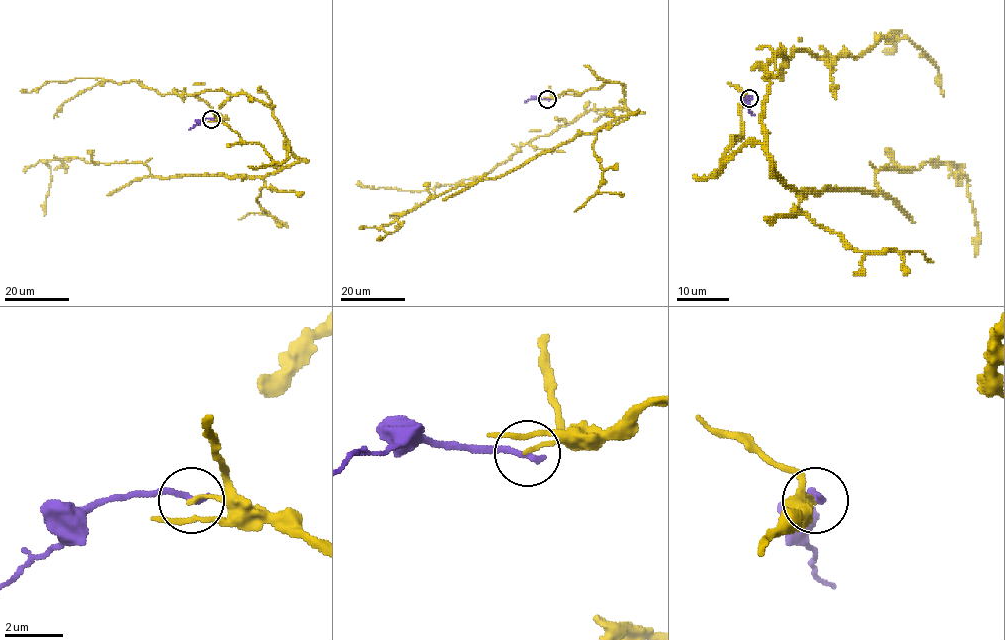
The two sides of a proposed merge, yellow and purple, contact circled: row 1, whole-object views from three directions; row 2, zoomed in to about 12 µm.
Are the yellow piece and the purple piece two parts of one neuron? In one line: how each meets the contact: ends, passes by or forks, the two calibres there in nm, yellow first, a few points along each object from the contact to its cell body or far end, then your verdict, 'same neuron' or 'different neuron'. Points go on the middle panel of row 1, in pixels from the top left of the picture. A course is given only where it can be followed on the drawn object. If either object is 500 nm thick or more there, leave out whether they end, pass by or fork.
yellow ends; purple ends; calibres 130 and 240 nm; course yellow (547, 99), (619, 82), (633, 113), (502, 175), (431, 196), (383, 226), (387, 233), (380, 237); course purple (547, 99), (536, 98), (525, 102); different neuron

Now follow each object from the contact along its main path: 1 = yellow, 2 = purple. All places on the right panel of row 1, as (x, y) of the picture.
1: (749, 98), (720, 169), (759, 143), (794, 191), (873, 194), (881, 169), (953, 164), (973, 204), (974, 257)
2: (749, 98), (747, 99), (749, 111), (753, 115)

